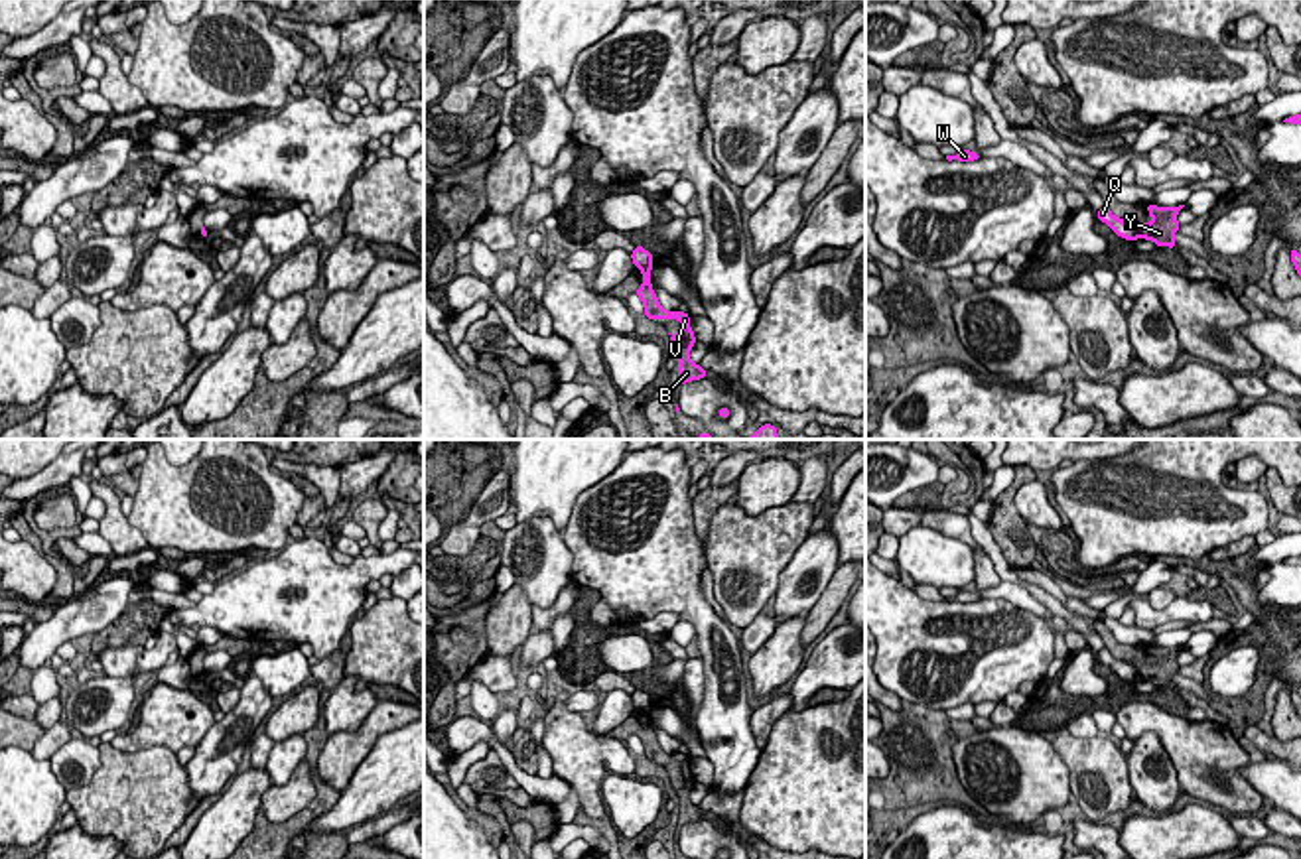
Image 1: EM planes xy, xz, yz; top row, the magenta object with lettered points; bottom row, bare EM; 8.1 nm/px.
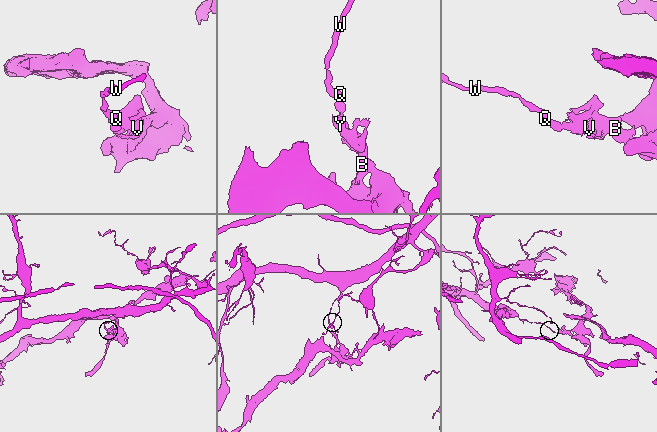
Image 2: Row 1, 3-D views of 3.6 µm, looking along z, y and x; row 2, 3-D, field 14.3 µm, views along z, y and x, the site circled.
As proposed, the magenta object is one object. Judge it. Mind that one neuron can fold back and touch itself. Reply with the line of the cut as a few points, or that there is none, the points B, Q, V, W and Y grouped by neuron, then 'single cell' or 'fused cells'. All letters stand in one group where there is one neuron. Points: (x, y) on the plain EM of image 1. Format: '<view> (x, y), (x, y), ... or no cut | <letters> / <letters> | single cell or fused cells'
yz (1134, 666), (1138, 676) | B V Y / Q W | fused cells

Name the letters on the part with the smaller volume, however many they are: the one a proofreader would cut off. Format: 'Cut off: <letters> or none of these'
Cut off: B, V, Y

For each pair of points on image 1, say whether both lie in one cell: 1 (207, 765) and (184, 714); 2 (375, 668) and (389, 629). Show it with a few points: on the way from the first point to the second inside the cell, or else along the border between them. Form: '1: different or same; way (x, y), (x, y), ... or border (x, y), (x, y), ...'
1: different; border (213, 722), (196, 747)
2: same; way (375, 659), (385, 649), (385, 639)

